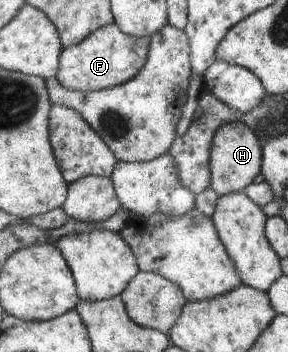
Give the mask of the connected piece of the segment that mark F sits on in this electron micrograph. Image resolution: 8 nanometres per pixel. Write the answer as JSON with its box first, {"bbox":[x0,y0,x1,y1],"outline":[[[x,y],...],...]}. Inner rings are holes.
{"bbox":[57,24,150,91],"outline":[[[118,24],[100,28],[94,35],[71,48],[64,48],[57,80],[74,91],[110,89],[133,80],[146,66],[150,54],[150,36],[130,36]]]}

